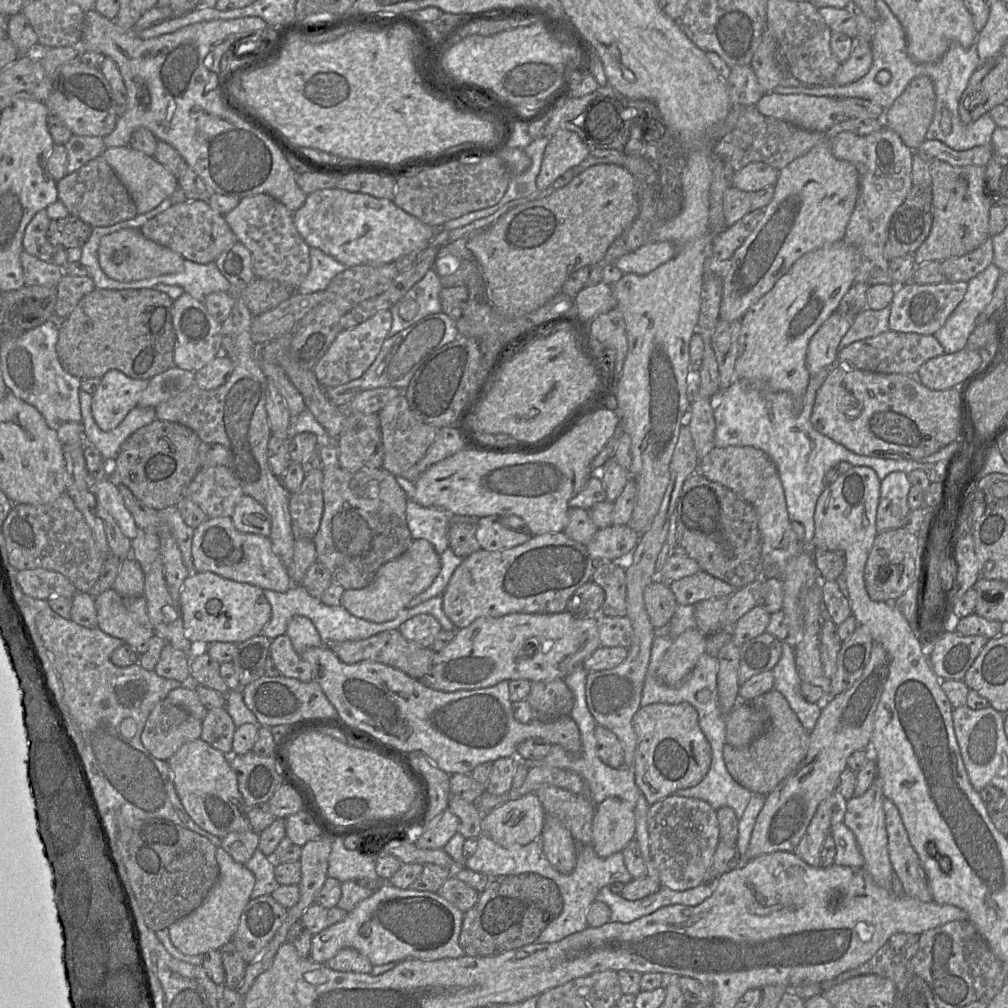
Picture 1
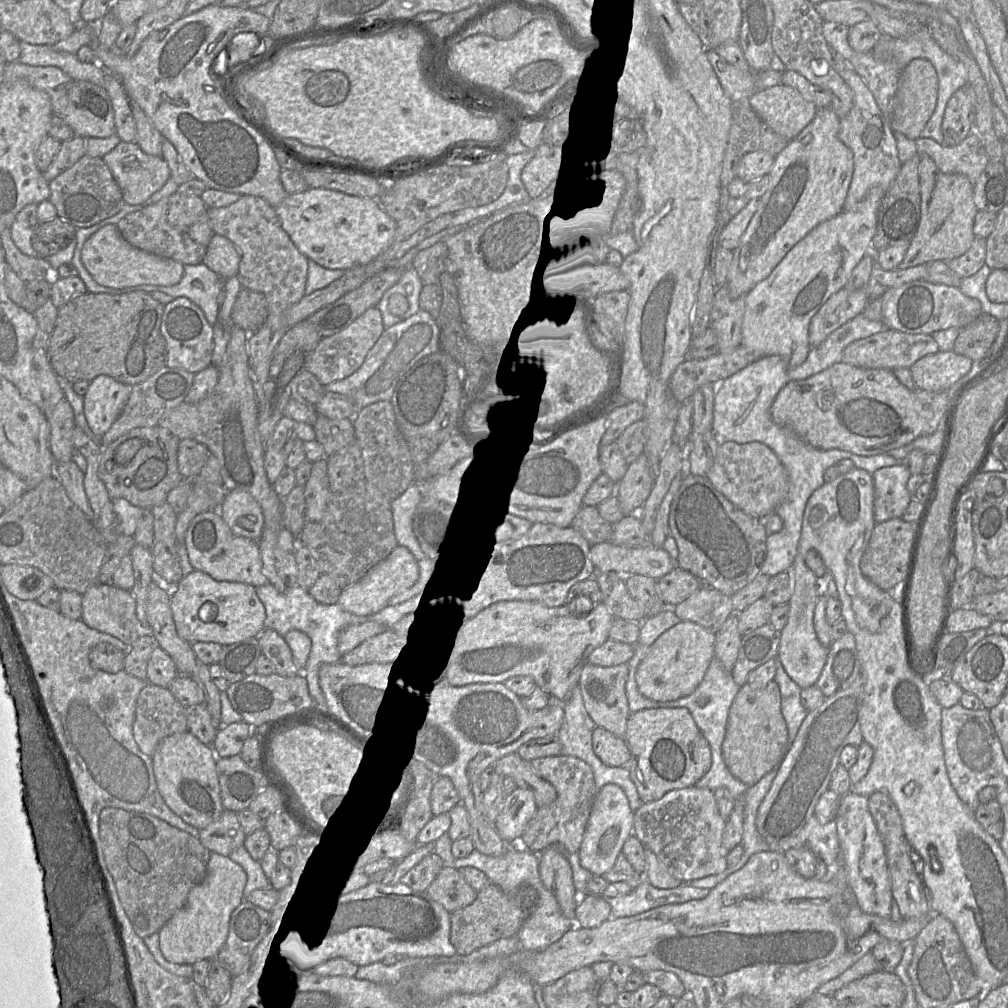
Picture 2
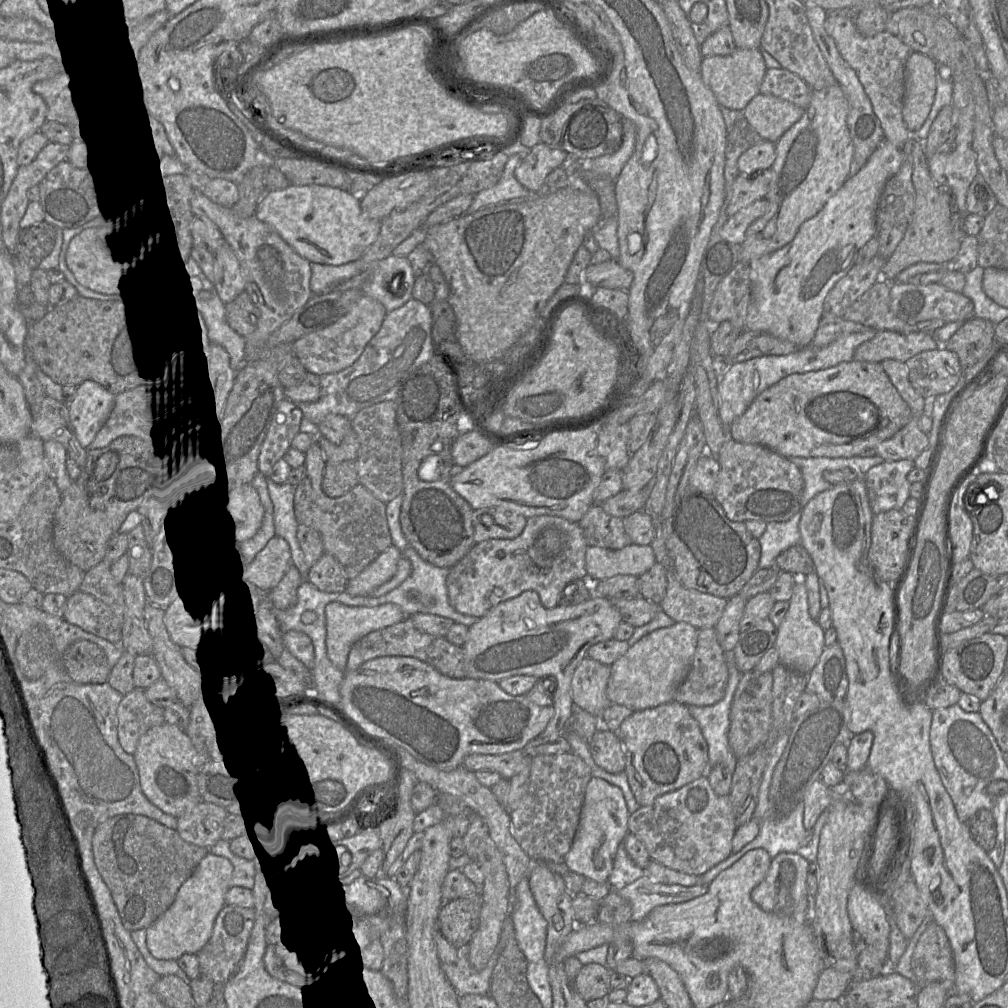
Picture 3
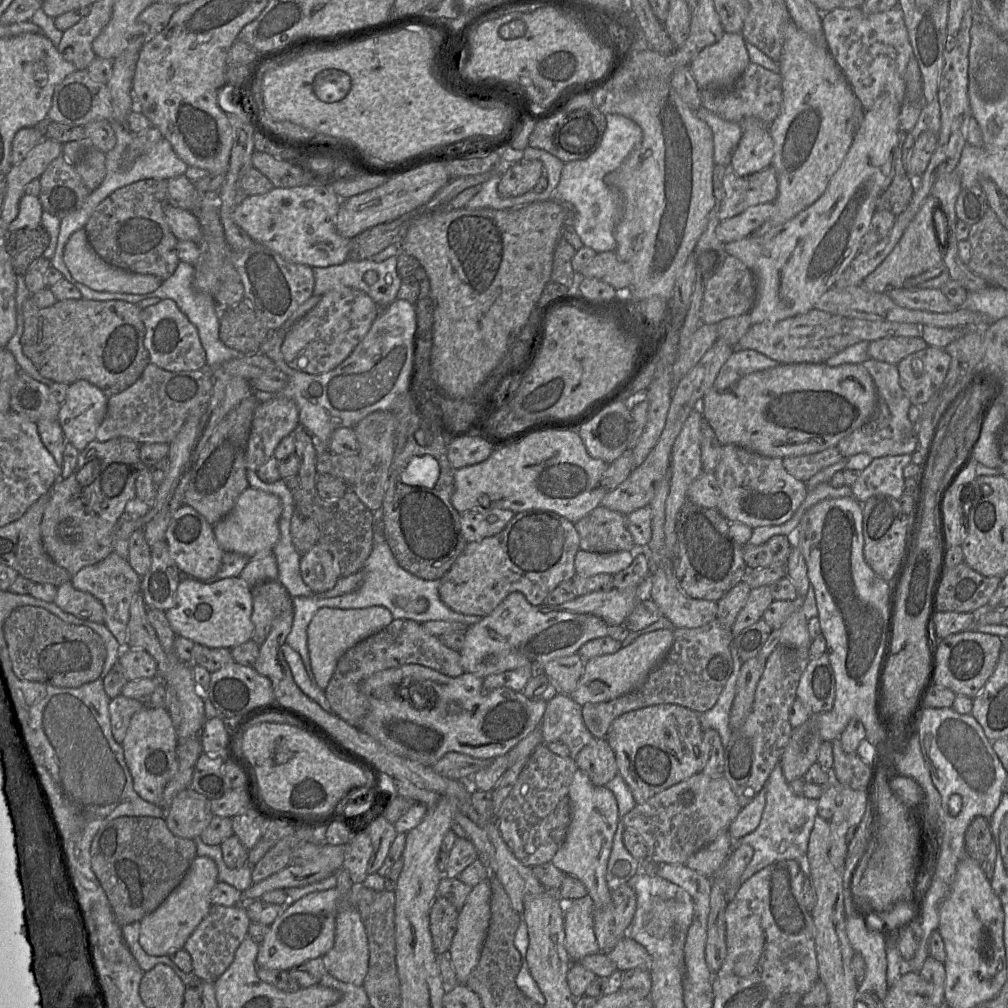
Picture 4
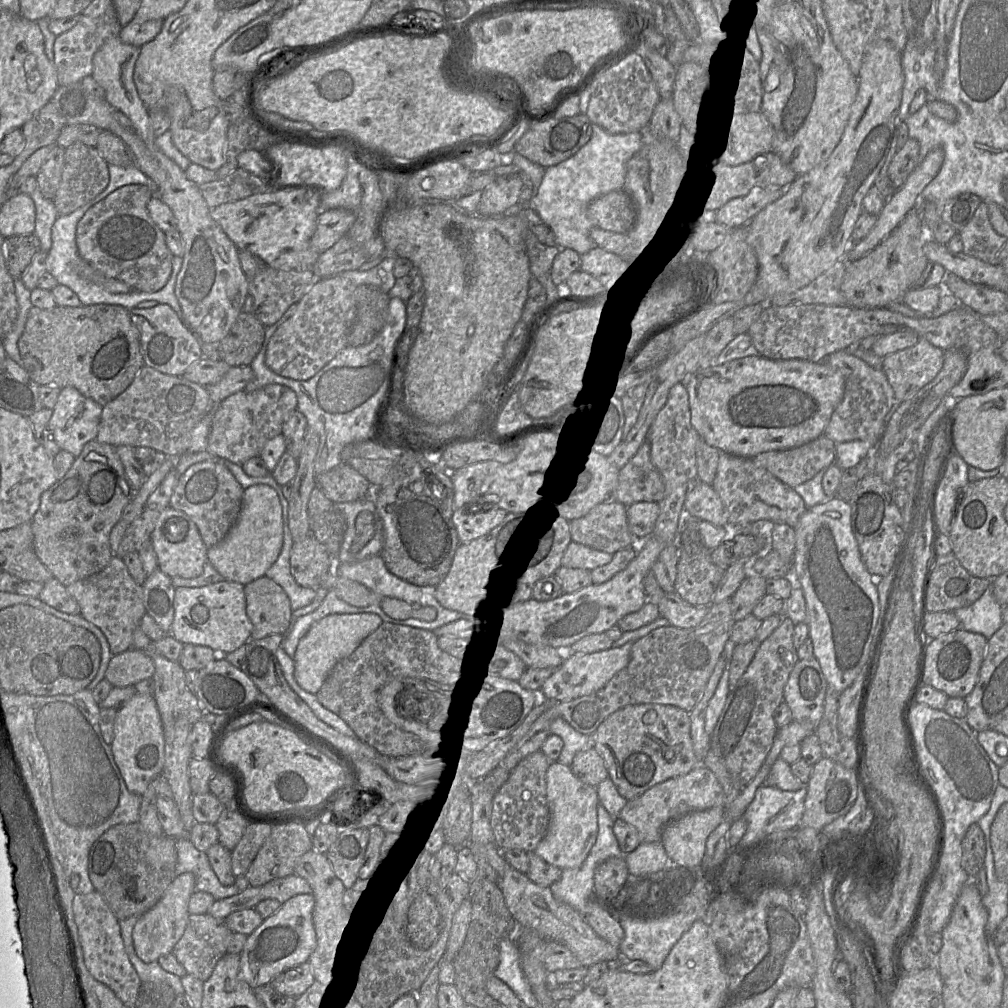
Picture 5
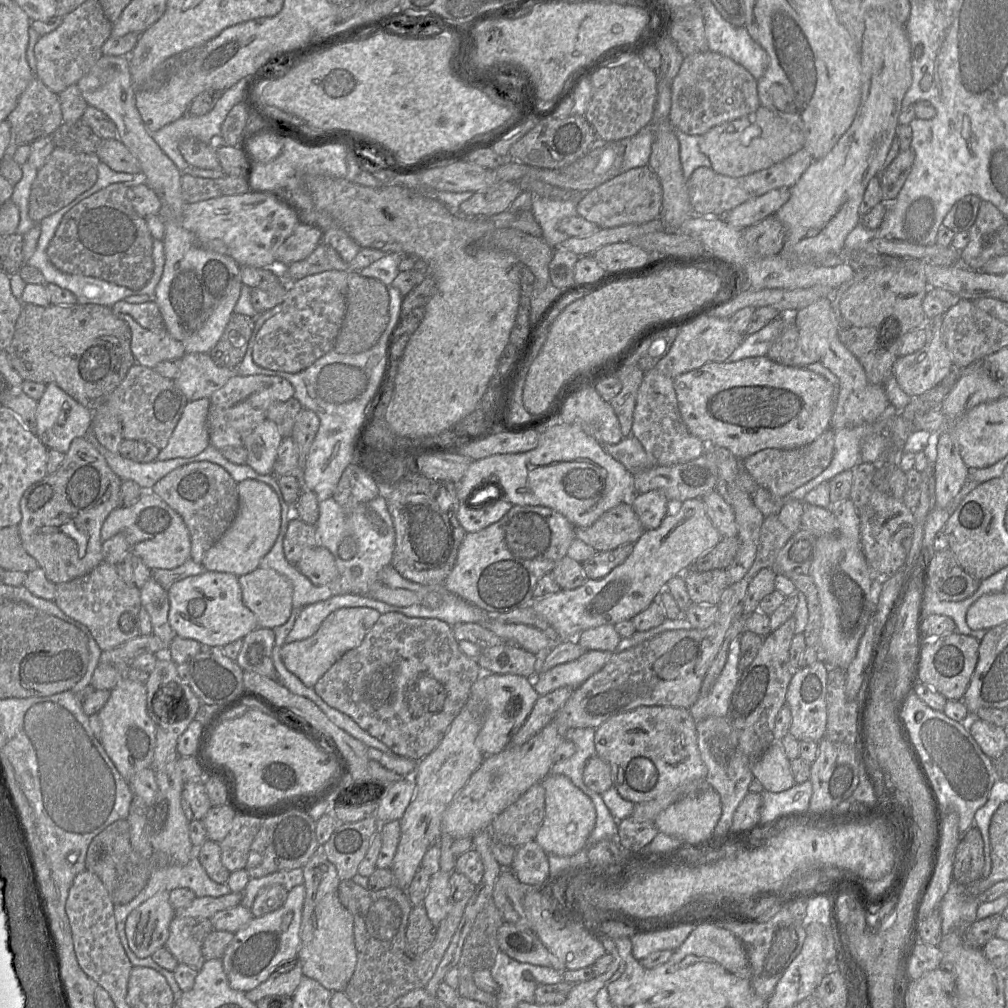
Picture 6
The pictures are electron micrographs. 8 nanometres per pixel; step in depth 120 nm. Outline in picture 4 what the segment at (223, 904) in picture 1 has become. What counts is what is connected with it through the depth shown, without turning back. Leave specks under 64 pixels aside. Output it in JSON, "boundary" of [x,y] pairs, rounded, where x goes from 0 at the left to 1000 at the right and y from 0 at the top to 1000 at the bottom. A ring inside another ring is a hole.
{"boundary":[[[195,849],[179,877],[164,894],[139,914],[138,935],[149,948],[168,948],[182,941],[184,935],[206,907],[210,896],[208,887],[216,876],[216,861],[207,850]]]}

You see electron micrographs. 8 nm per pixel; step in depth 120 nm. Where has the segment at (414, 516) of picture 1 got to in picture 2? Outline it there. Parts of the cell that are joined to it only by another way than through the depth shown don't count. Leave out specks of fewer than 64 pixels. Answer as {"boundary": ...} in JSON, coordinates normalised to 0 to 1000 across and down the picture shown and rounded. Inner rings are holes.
{"boundary":[[[410,478],[394,495],[389,497],[388,502],[395,541],[403,543],[412,554],[421,557],[421,554],[428,550],[410,526],[411,511],[418,495],[417,482]]]}

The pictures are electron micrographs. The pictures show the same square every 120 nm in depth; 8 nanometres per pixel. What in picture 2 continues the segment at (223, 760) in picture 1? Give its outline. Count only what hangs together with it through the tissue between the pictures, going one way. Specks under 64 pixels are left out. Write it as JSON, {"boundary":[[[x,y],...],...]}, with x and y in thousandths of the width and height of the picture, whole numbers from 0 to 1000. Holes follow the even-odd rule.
{"boundary":[[[188,725],[164,732],[151,749],[152,765],[156,782],[166,800],[185,816],[196,823],[204,821],[215,813],[223,804],[219,795],[219,785],[214,763],[215,750],[208,739],[201,738]]]}

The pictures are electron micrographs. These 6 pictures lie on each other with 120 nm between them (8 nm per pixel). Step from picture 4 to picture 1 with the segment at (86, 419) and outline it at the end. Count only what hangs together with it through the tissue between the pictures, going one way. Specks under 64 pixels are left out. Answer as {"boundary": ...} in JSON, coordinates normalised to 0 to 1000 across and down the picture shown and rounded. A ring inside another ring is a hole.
{"boundary":[[[117,367],[107,368],[91,392],[91,413],[102,428],[115,425],[137,402],[148,377],[132,376]]]}

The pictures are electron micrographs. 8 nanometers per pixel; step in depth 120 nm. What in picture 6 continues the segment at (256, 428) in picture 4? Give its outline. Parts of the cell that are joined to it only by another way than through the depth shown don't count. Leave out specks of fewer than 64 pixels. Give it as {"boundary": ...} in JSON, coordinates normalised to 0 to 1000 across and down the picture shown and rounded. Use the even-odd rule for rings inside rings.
{"boundary":[[[233,371],[226,379],[213,388],[208,395],[205,425],[207,439],[216,446],[227,443],[241,443],[244,434],[265,415],[265,406],[273,398],[291,395],[292,385],[278,373]]]}

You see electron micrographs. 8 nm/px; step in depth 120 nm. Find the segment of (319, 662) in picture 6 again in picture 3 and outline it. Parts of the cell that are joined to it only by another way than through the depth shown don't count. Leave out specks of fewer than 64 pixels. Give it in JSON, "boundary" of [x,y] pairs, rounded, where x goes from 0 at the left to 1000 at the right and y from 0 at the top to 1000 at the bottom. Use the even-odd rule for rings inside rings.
{"boundary":[[[328,597],[323,601],[322,613],[324,652],[331,662],[340,666],[345,648],[353,637],[371,626],[400,616],[402,610],[395,600],[389,598],[370,603],[347,603],[336,597]]]}

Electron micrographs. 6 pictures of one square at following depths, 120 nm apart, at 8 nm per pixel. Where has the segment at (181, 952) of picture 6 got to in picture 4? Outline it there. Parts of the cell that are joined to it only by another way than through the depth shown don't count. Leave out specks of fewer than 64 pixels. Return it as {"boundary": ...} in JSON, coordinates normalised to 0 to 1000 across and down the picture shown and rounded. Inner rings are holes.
{"boundary":[[[210,898],[182,940],[190,950],[190,965],[202,974],[212,975],[231,954],[234,942],[246,929],[248,917],[242,898]]]}

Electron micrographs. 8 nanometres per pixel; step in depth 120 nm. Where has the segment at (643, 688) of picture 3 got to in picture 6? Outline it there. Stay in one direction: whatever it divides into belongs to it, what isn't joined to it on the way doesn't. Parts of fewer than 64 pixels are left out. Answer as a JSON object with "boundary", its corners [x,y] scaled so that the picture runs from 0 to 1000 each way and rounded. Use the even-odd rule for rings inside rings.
{"boundary":[[[583,645],[571,655],[555,659],[542,667],[531,669],[529,680],[535,690],[556,682],[572,683],[604,656],[608,647]]]}

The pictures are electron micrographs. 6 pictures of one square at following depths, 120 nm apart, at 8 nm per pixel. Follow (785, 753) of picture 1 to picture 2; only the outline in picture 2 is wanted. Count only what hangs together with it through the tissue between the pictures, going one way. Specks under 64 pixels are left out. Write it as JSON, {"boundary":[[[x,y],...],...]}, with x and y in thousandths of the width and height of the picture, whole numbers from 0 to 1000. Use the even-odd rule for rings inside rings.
{"boundary":[[[768,674],[757,683],[737,679],[724,700],[716,750],[724,767],[741,781],[772,760],[782,744],[782,724],[774,700],[774,685]]]}

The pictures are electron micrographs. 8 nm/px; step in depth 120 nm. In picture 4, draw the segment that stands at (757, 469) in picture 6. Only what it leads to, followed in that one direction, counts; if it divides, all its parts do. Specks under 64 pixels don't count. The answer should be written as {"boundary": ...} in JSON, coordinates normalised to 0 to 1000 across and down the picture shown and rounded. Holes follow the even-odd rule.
{"boundary":[[[829,442],[808,450],[778,453],[776,459],[784,471],[799,479],[813,467],[834,457],[836,454]]]}

